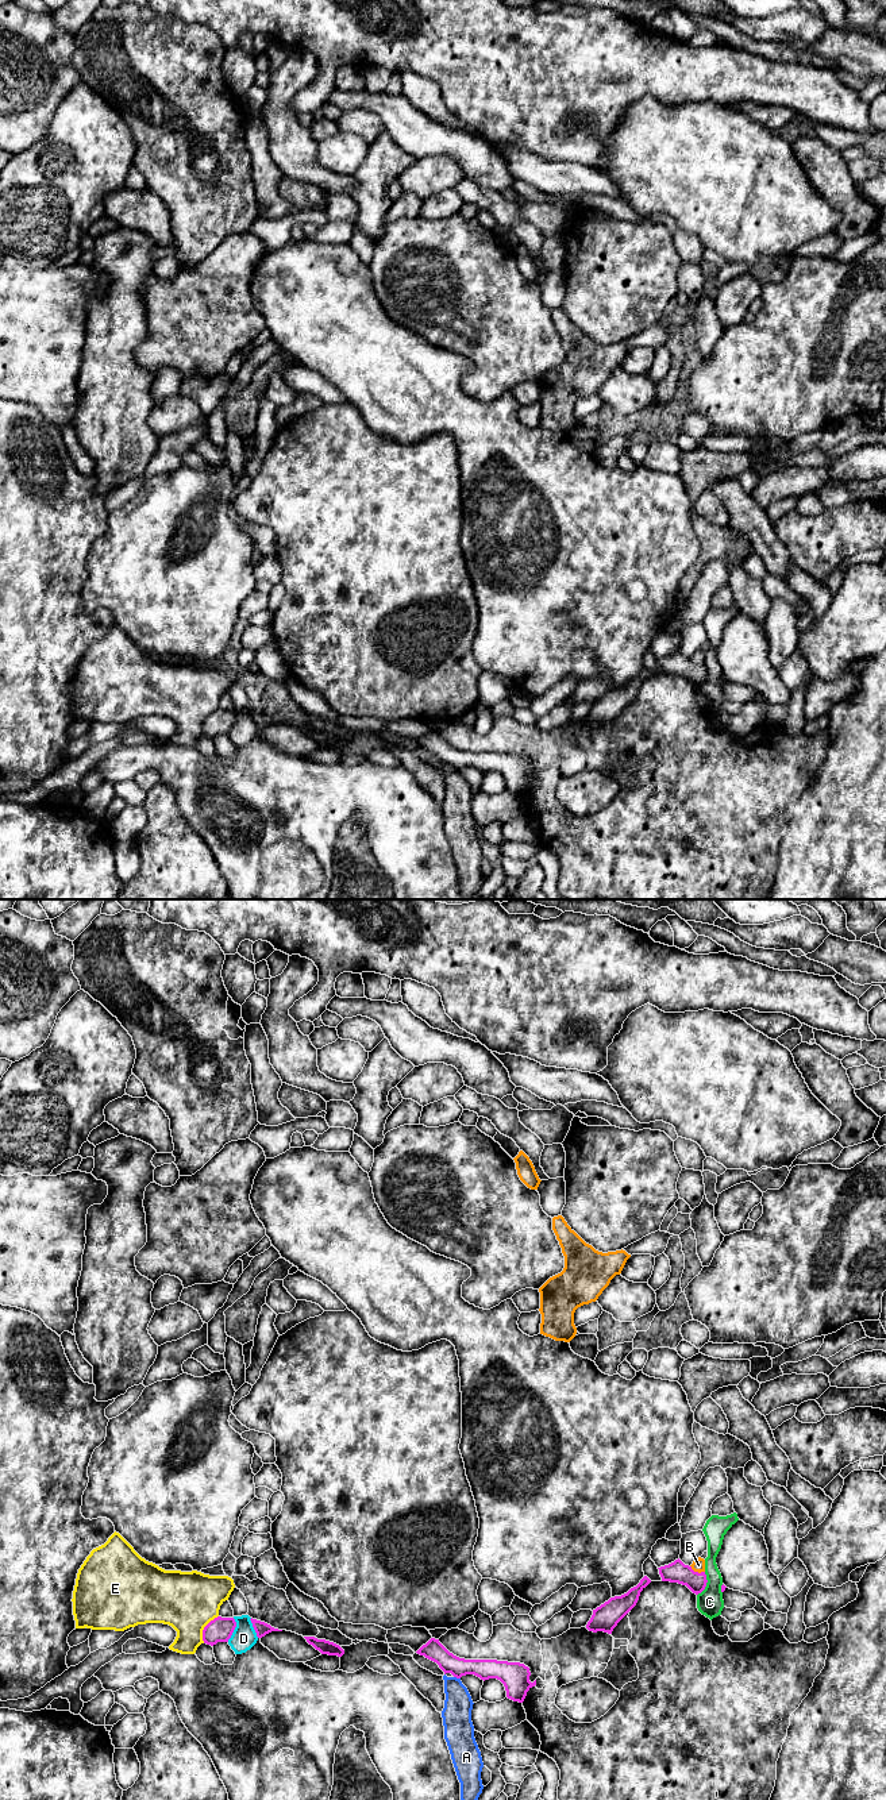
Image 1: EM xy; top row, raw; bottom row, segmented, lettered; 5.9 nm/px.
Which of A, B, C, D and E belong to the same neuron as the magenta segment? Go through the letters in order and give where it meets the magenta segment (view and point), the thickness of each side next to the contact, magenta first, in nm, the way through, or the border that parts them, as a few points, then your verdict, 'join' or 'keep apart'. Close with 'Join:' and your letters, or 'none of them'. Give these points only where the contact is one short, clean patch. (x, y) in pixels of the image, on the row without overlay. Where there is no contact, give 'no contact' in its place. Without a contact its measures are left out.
A: xy (457, 770) | 120/180 nm | along xy (454, 769), (459, 771) | keep apart
B: xy (697, 665) | 130/80 nm | along xy (690, 658), (694, 663), (704, 665) | keep apart
C: xy (705, 677) | 130/160 nm | along xy (705, 665), (705, 679), (697, 687) | keep apart
D: xy (234, 721) | 140/150 nm | along xy (234, 710), (235, 720), (227, 733) | keep apart
E: xy (204, 721) | 140/360 nm | keep apart
Join: none of them

